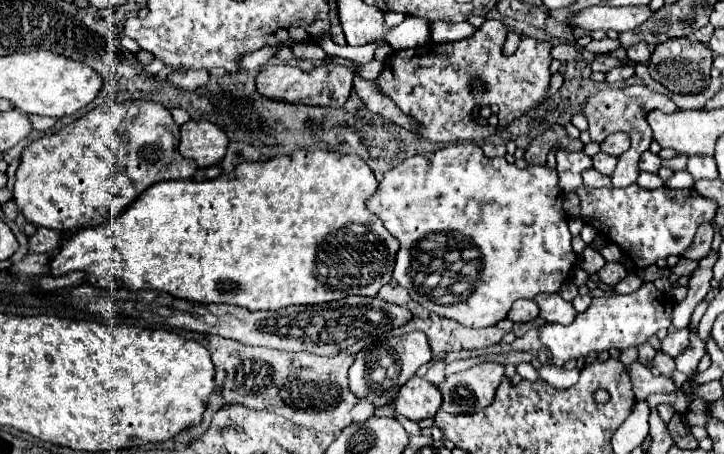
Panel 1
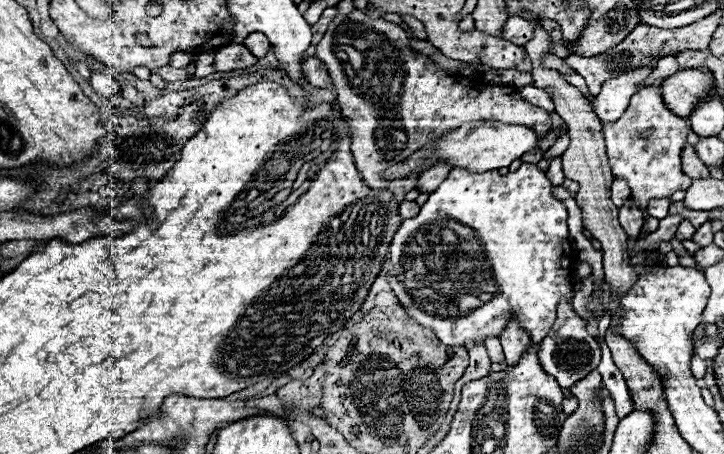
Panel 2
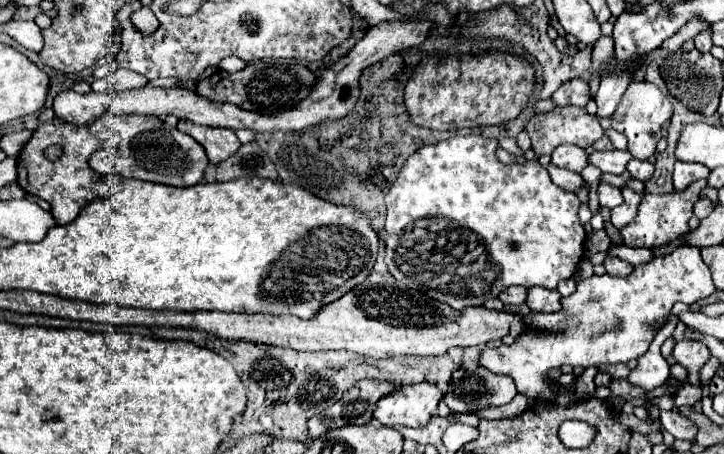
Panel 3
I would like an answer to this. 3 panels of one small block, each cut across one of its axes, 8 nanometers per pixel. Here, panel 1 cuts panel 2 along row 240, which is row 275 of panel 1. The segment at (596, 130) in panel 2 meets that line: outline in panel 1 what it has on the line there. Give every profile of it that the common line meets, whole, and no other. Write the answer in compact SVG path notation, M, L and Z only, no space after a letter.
M606 262L606 264L602 266L602 270L598 272L600 280L602 280L606 286L618 284L622 278L626 278L626 274L628 274L628 270L626 270L620 262Z

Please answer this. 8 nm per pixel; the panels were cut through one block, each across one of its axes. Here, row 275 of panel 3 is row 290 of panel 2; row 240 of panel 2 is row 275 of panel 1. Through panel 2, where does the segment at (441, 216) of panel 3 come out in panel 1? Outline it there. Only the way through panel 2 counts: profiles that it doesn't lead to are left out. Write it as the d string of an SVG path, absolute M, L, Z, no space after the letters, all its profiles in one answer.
M452 144L452 146L440 148L436 152L416 154L412 158L400 162L390 172L386 172L384 178L380 180L376 194L368 200L368 208L382 220L384 228L400 242L400 250L396 252L396 264L394 264L392 276L400 286L404 286L408 290L412 300L444 318L452 318L468 328L486 328L486 326L494 326L496 322L504 320L510 306L518 298L534 298L540 292L558 292L560 286L568 280L570 270L578 262L578 256L574 254L572 244L570 244L572 234L568 230L568 218L562 208L562 200L564 200L564 194L558 186L556 170L550 170L548 166L526 166L524 170L520 170L514 164L508 164L500 156L496 156L496 158L484 156L482 148L476 144Z

